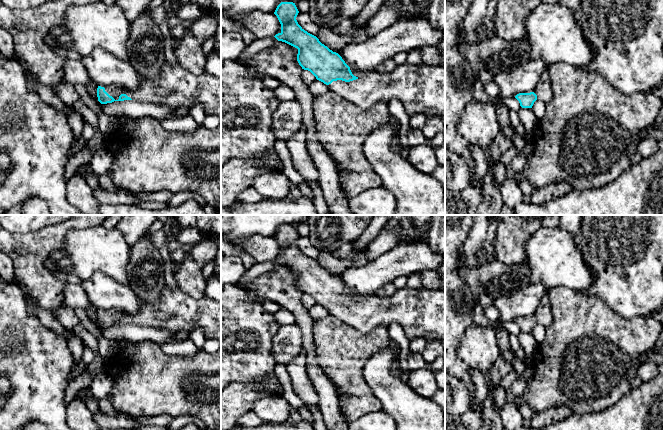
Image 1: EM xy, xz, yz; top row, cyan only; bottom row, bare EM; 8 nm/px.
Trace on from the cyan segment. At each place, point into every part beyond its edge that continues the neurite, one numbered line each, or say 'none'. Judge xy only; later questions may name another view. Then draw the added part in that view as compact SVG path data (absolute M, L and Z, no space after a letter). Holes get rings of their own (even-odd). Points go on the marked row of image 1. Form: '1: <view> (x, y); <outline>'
1: xy (175, 87); M165 61L160 75L154 79L139 77L139 87L129 91L121 87L105 87L105 91L115 100L121 94L126 94L137 102L165 105L172 109L190 108L196 104L203 104L207 115L221 116L221 78L206 71L195 75L182 67L178 62L170 65Z

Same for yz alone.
1: yz (543, 90); M548 69L545 70L533 92L537 95L537 101L549 103L553 98L553 89Z

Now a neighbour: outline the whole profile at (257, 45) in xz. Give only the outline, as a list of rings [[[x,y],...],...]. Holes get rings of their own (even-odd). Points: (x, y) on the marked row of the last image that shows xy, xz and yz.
[[[273,37],[260,38],[255,39],[252,43],[248,44],[243,52],[240,54],[240,63],[248,61],[251,57],[253,57],[258,52],[263,49],[270,47],[279,41]]]

